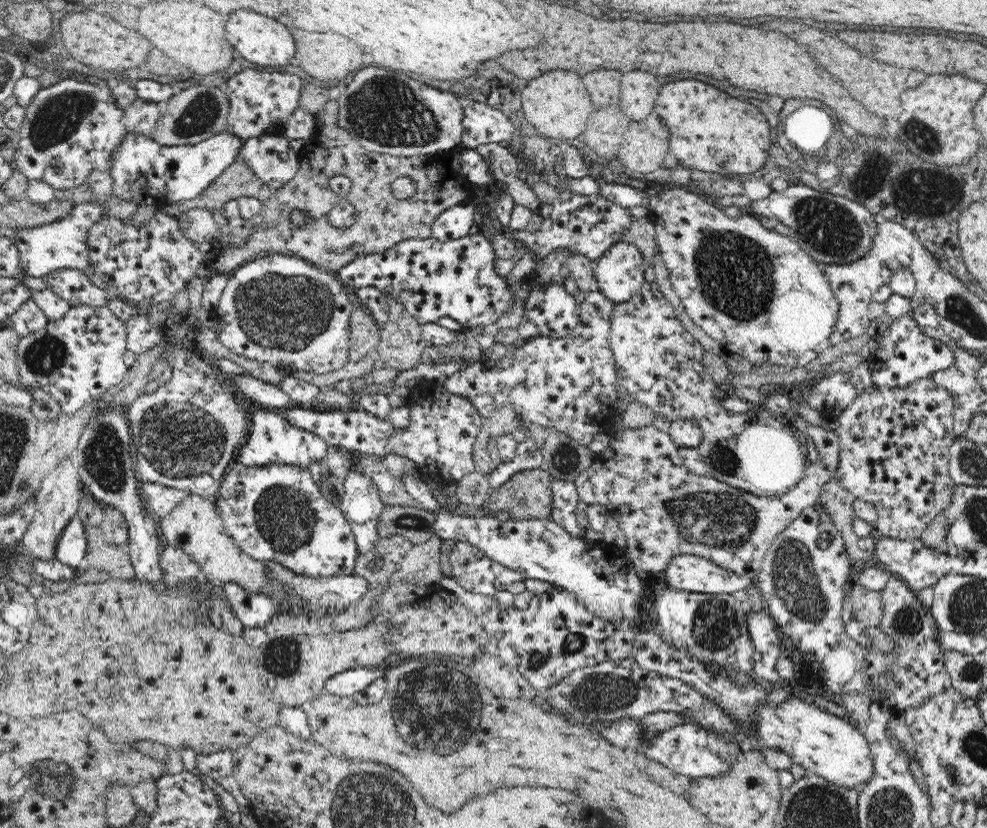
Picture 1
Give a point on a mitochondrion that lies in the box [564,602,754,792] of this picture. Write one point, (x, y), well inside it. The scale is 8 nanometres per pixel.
(600, 693)

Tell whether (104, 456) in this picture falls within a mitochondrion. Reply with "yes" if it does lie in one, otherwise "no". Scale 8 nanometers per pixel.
yes

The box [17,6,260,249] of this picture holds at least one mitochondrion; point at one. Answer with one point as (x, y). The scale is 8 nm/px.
(58, 117)

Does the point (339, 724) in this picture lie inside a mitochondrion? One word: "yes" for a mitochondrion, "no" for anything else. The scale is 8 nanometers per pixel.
no

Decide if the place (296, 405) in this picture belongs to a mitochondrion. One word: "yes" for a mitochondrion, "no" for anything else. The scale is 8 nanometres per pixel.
no

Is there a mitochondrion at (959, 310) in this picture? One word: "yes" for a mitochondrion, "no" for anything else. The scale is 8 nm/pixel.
yes

